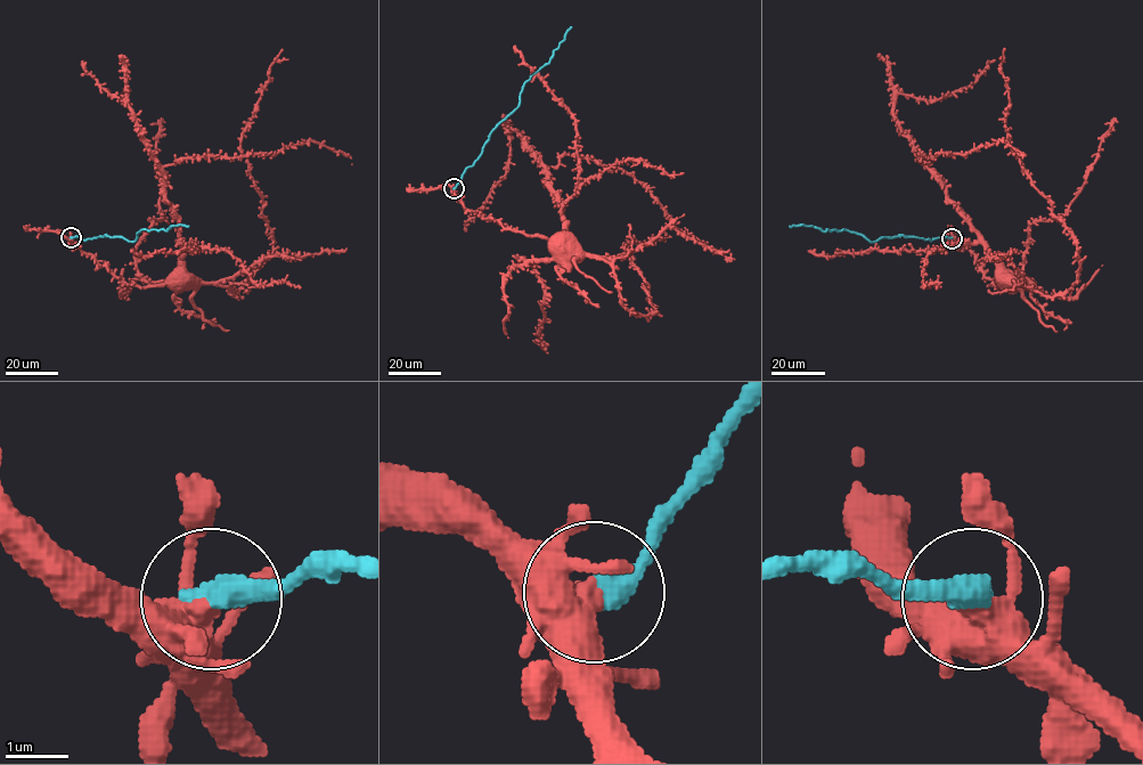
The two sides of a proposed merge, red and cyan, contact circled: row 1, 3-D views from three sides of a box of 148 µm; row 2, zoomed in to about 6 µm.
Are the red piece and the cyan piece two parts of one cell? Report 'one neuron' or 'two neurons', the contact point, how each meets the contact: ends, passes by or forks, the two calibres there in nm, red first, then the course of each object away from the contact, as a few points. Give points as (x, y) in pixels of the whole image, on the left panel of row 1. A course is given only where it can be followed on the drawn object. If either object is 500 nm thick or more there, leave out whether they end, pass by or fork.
two neurons; place (71, 237); red forks; cyan ends; calibres 380 and 480 nm; course red (71, 237), (99, 266), (105, 266), (128, 284), (158, 286), (172, 278); course cyan (71, 237), (84, 239), (105, 235), (133, 242), (141, 229), (166, 230), (173, 226), (189, 226)

